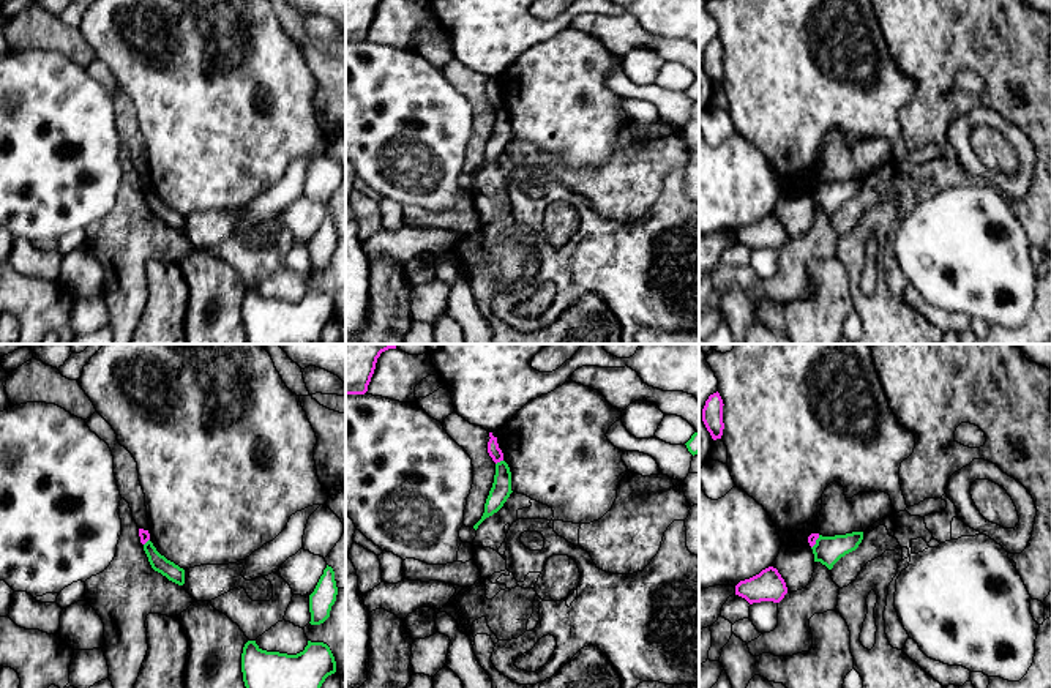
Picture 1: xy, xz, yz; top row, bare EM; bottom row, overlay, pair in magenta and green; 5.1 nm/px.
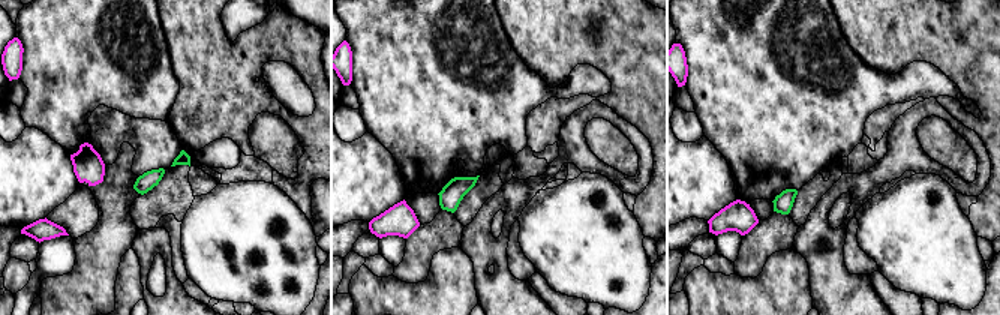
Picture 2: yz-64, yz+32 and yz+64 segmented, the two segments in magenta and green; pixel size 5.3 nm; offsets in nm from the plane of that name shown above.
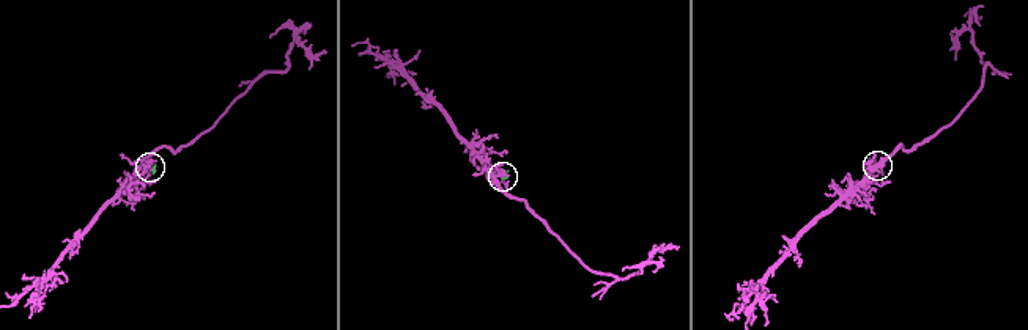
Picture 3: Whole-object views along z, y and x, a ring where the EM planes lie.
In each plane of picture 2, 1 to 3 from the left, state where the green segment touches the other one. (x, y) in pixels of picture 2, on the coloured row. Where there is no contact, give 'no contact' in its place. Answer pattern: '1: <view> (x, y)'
1: no contact
2: no contact
3: no contact

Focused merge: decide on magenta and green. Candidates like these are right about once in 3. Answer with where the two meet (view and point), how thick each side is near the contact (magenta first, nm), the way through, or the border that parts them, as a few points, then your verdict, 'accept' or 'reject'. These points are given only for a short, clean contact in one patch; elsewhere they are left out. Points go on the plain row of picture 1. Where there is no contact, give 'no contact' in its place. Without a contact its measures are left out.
contact xz (499, 108); calibres 70 and 100 nm; reject

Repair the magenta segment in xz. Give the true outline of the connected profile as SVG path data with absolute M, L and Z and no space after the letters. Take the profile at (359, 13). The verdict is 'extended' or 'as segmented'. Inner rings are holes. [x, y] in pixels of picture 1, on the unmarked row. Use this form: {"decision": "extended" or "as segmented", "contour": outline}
{"decision": "as segmented", "contour": "M346 0L346 41L365 41L380 0Z"}

